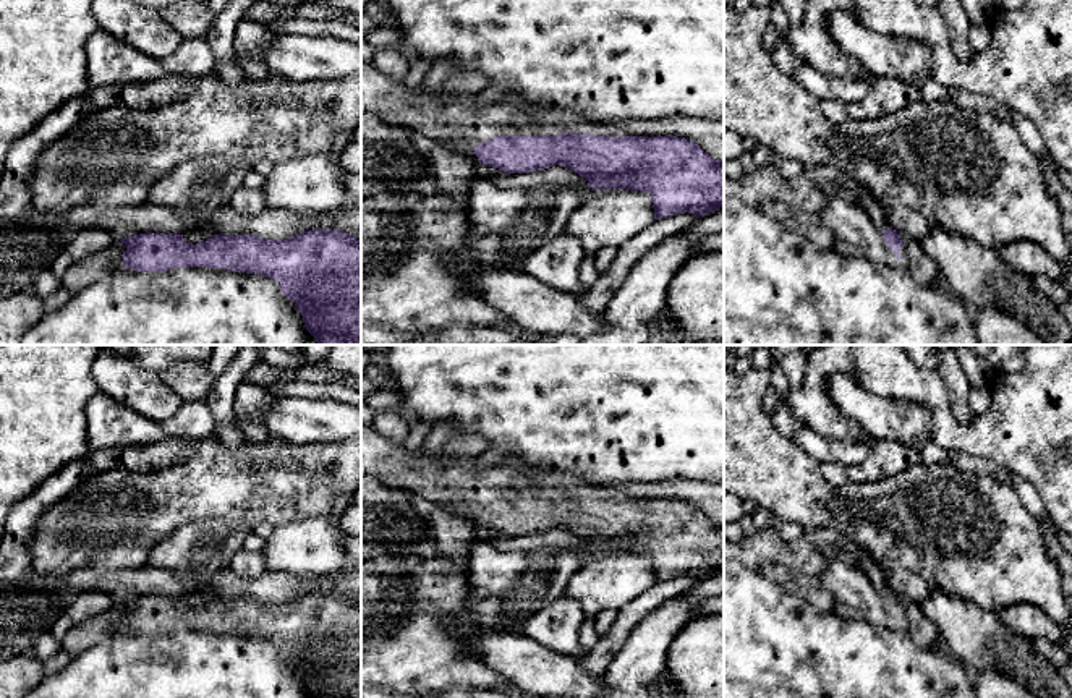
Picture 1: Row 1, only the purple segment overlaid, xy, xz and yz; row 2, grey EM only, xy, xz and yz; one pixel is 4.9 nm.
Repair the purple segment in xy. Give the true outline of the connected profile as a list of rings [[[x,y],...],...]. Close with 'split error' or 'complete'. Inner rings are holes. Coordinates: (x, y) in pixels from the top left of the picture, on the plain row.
[[[308,593],[287,602],[254,598],[215,598],[193,607],[180,596],[139,596],[120,602],[126,614],[123,627],[139,635],[167,635],[178,630],[207,630],[259,636],[275,643],[295,666],[311,698],[361,698],[361,604],[334,593]]] | complete

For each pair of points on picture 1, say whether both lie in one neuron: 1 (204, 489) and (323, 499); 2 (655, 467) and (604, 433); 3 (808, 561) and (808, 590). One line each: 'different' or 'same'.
1: same
2: same
3: different

